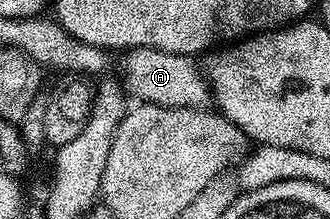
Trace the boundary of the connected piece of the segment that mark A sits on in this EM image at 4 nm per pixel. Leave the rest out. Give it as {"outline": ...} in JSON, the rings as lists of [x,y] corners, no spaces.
{"outline":[[[134,47],[126,50],[123,86],[134,100],[160,107],[208,108],[211,103],[209,80],[202,64],[194,56],[160,51],[158,47]]]}

